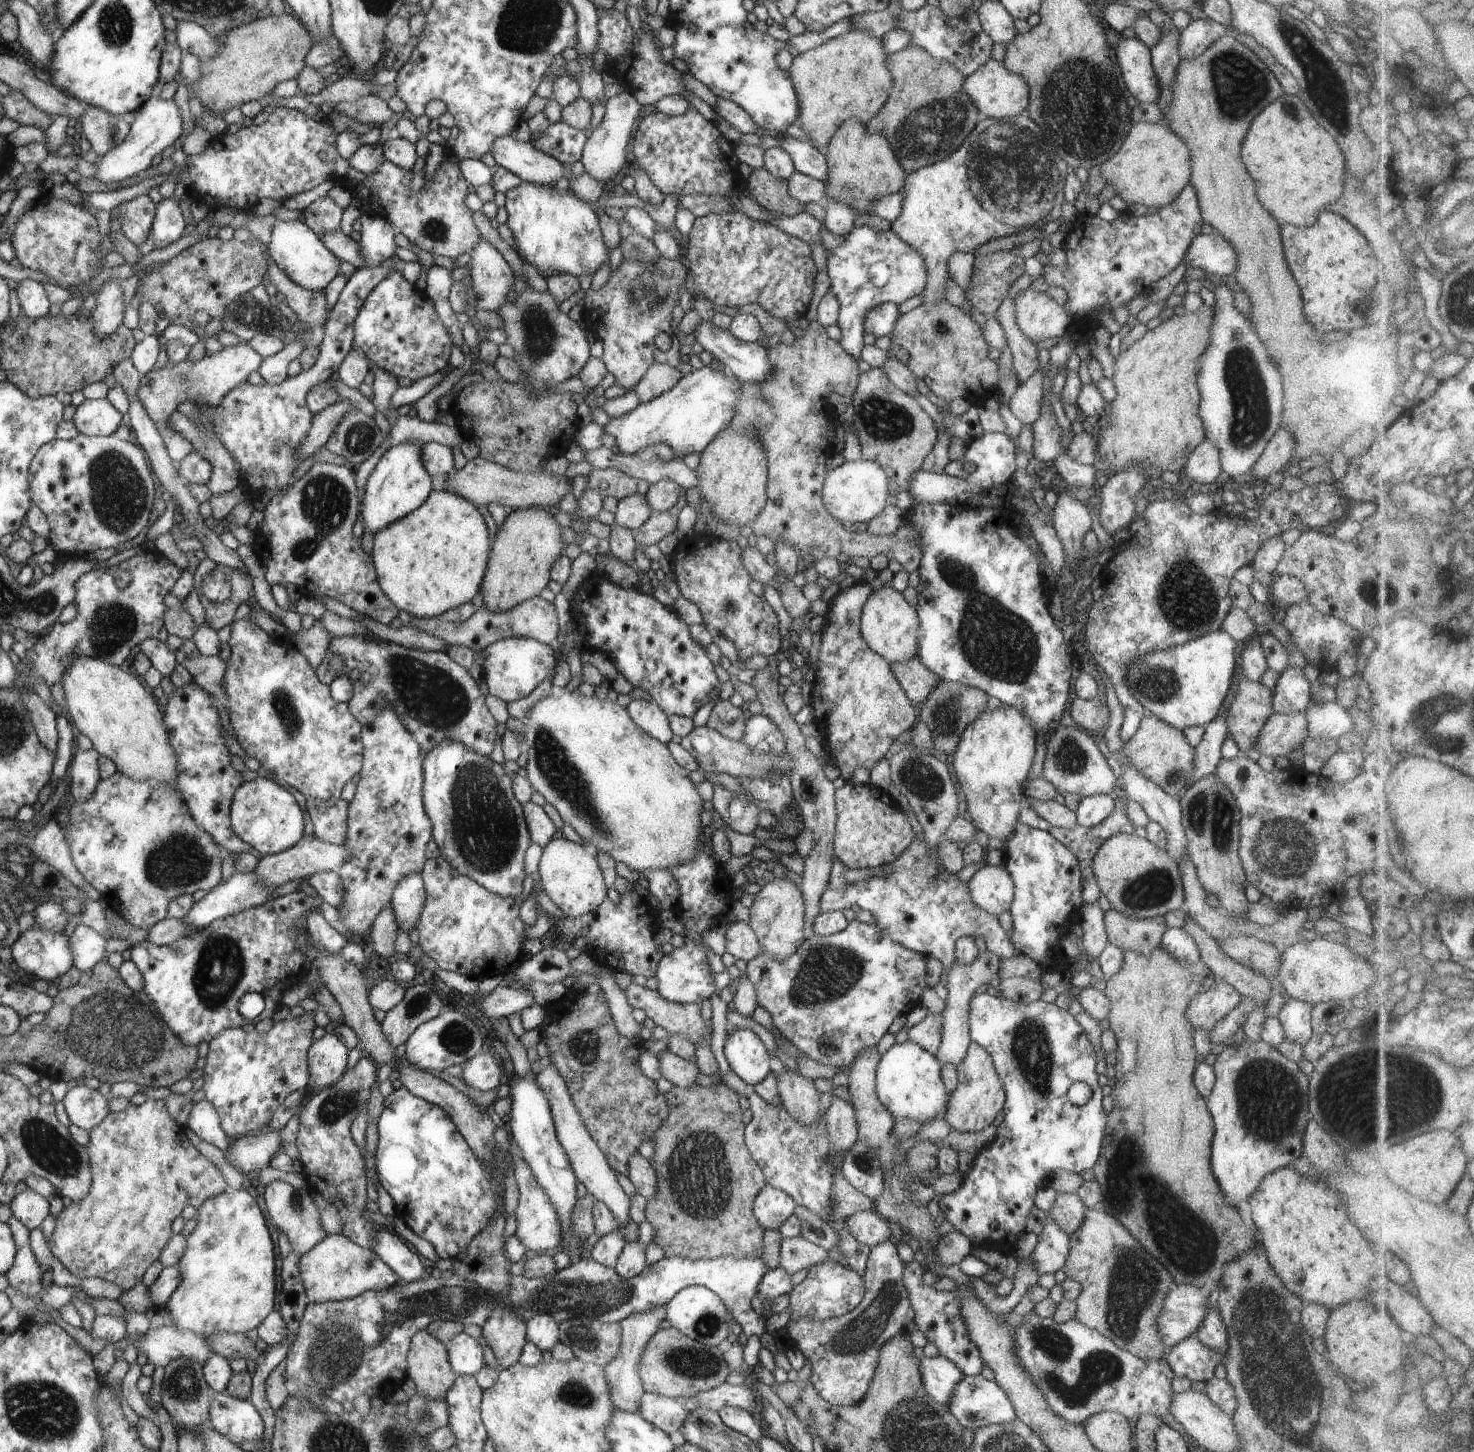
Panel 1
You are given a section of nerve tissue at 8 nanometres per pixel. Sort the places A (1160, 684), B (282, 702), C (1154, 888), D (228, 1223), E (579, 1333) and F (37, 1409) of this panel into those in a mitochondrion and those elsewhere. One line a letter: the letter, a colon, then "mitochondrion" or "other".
A: mitochondrion
B: mitochondrion
C: mitochondrion
D: mitochondrion
E: mitochondrion
F: mitochondrion

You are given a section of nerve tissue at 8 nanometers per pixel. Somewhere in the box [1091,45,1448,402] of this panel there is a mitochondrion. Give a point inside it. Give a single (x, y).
(1240, 83)

